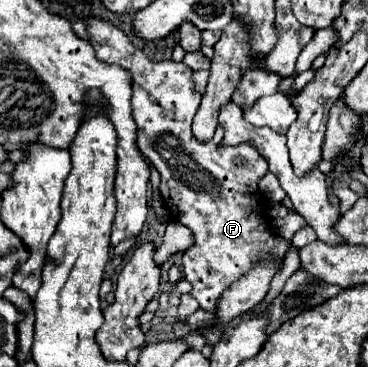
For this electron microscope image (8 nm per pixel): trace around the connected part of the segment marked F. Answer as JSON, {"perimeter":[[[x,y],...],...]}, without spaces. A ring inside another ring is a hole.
{"perimeter":[[[90,18],[88,20],[88,34],[90,44],[96,50],[96,56],[102,62],[108,64],[120,64],[124,70],[132,76],[132,116],[138,126],[138,146],[140,150],[154,162],[156,170],[160,172],[160,192],[164,198],[164,204],[174,220],[188,226],[194,232],[194,246],[188,248],[182,256],[182,274],[184,280],[192,284],[190,296],[198,300],[200,308],[208,312],[216,312],[216,304],[222,298],[222,294],[236,282],[240,276],[248,274],[252,268],[260,264],[278,264],[276,268],[282,270],[284,258],[290,252],[290,244],[286,238],[274,232],[270,218],[268,218],[268,206],[266,198],[258,188],[260,178],[268,174],[268,162],[256,152],[256,148],[248,144],[238,146],[220,146],[222,142],[222,128],[216,130],[214,138],[208,144],[202,144],[192,134],[192,118],[200,106],[200,96],[192,92],[192,70],[174,60],[150,60],[142,50],[138,50],[128,36],[118,30],[114,24]]]}

